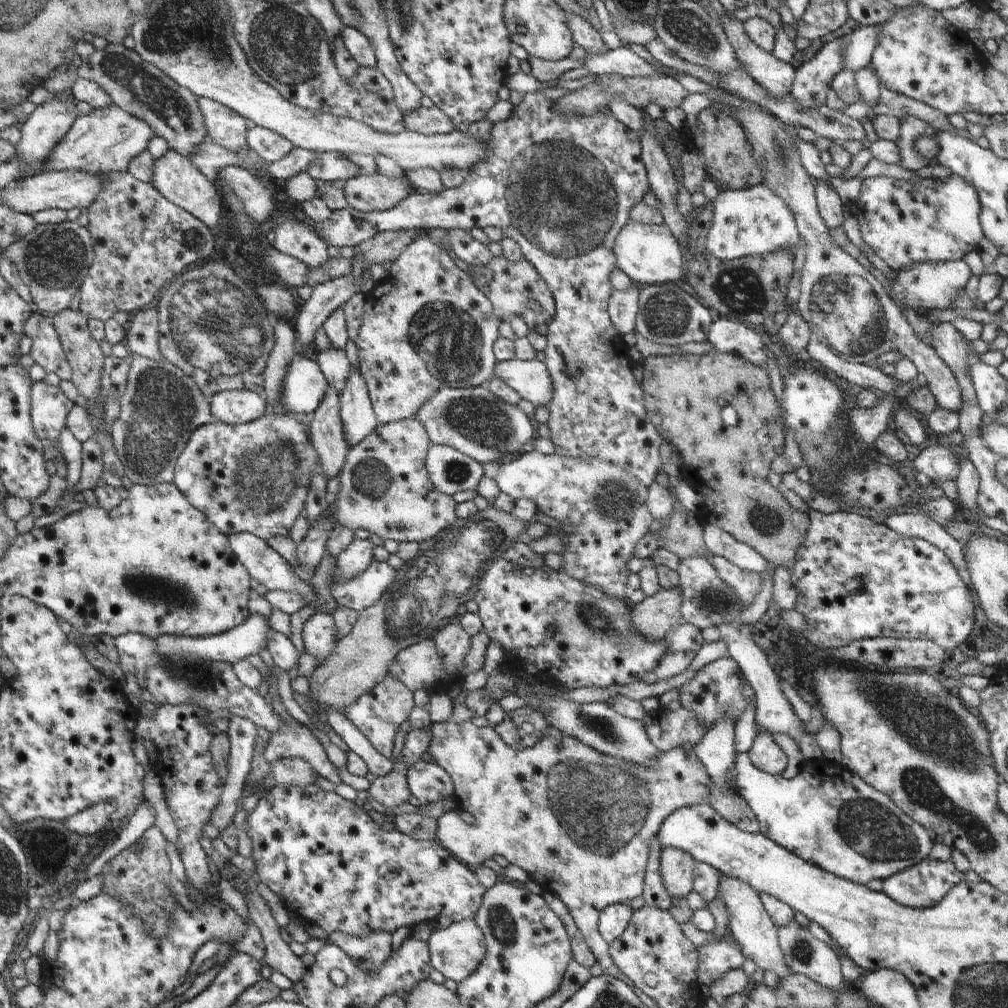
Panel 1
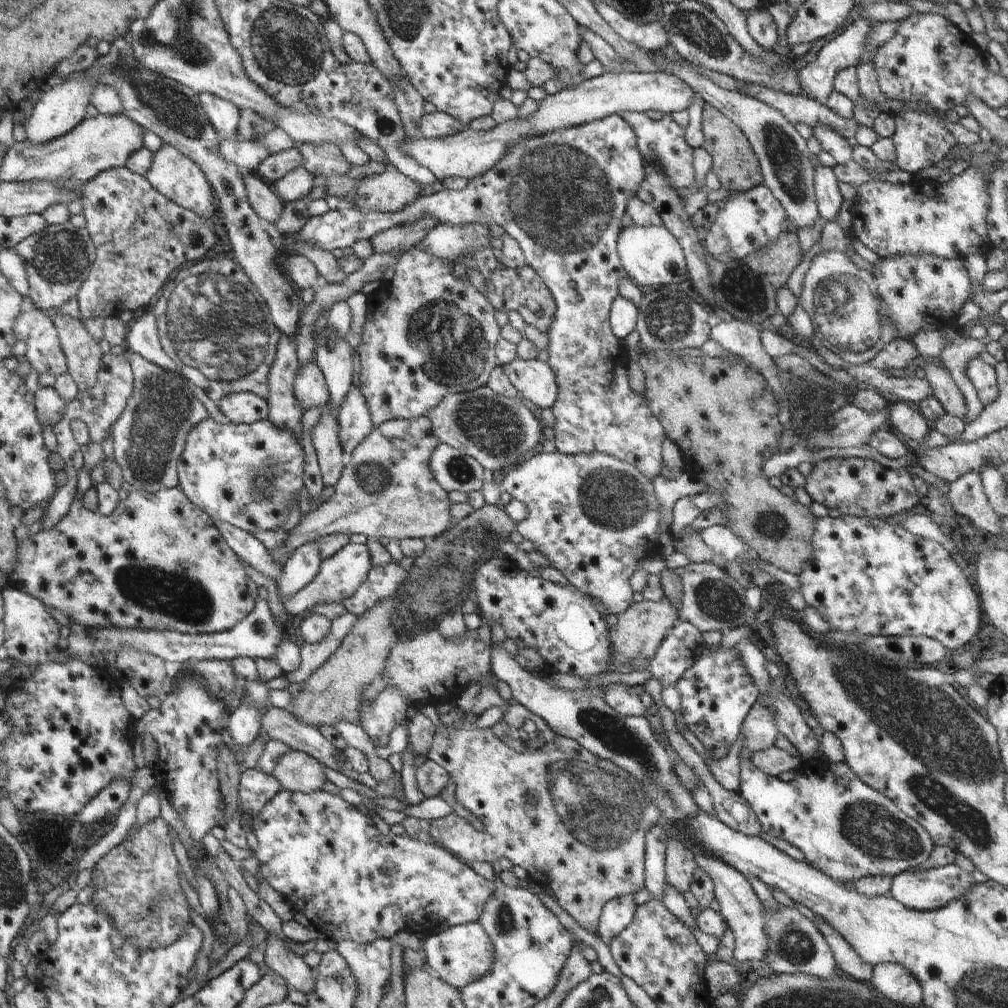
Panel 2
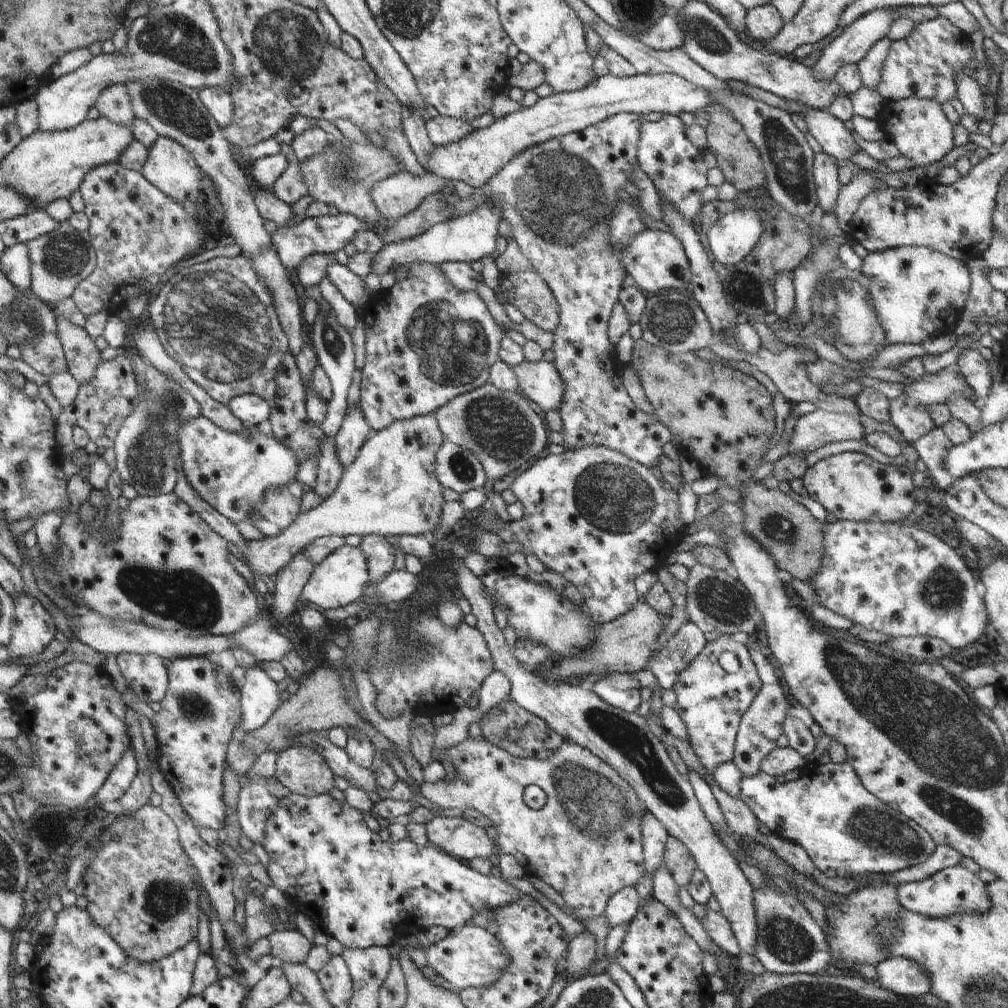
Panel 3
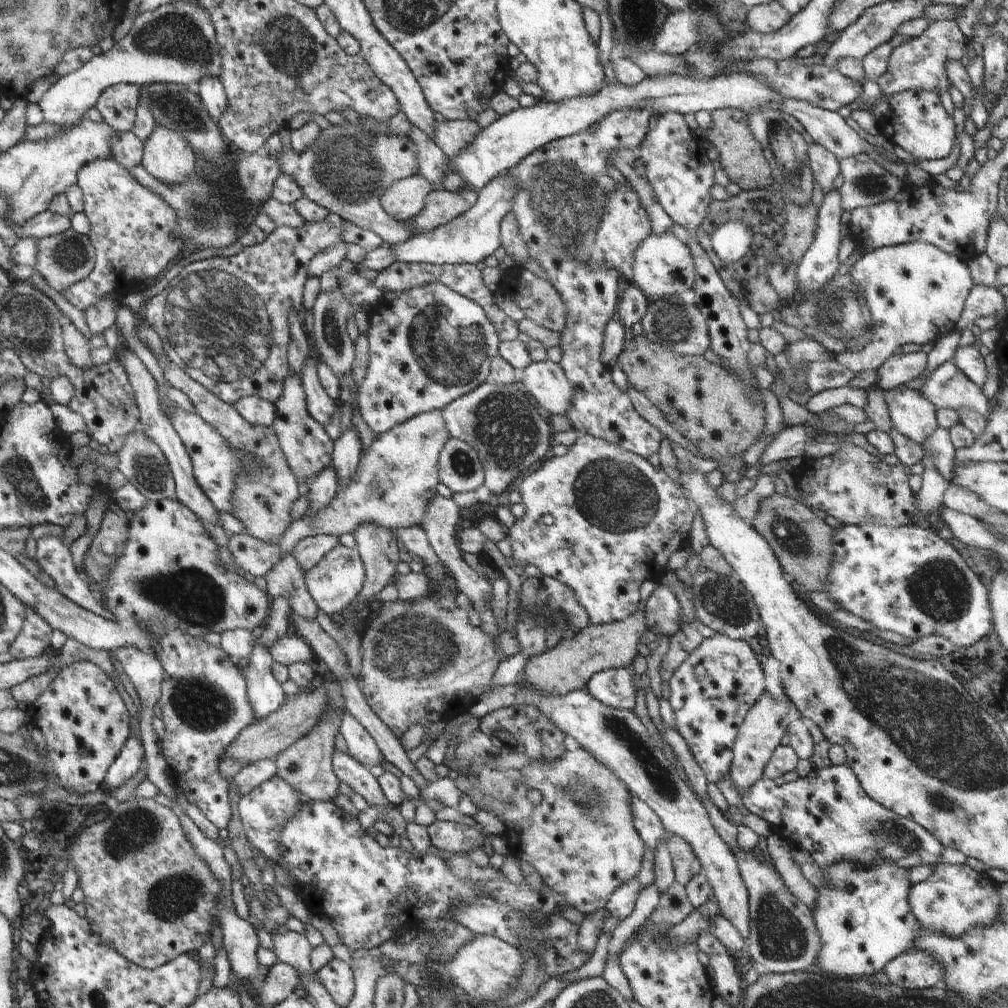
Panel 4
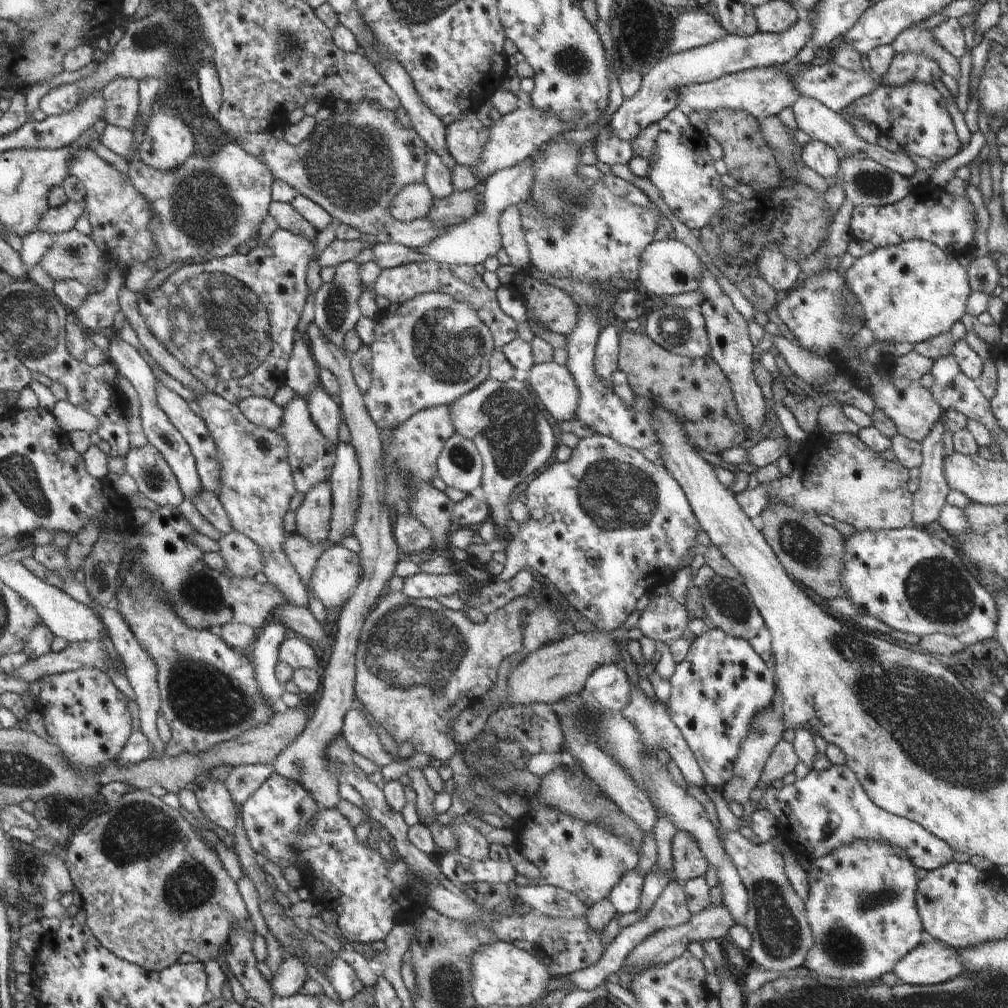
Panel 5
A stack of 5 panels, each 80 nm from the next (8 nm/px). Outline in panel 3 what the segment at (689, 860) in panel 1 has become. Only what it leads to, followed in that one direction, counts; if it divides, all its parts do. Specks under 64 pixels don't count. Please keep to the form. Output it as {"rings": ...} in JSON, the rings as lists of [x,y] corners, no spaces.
{"rings":[[[672,836],[666,840],[665,848],[664,864],[670,870],[673,882],[676,882],[678,888],[687,889],[692,880],[692,874],[697,870],[692,854],[680,840]]]}

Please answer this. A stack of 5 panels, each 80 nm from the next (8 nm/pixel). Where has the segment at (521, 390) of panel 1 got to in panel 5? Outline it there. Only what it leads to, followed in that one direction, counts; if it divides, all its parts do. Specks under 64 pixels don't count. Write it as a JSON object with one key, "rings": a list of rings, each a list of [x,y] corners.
{"rings":[[[554,361],[535,364],[527,382],[556,422],[574,420],[579,405],[579,388],[566,365]]]}

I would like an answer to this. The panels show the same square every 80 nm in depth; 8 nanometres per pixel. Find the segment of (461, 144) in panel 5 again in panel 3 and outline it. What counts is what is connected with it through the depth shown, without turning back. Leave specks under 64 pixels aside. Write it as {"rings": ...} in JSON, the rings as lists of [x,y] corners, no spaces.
{"rings":[[[441,115],[432,119],[427,118],[424,127],[430,142],[435,146],[460,142],[464,136],[473,131],[468,122]]]}

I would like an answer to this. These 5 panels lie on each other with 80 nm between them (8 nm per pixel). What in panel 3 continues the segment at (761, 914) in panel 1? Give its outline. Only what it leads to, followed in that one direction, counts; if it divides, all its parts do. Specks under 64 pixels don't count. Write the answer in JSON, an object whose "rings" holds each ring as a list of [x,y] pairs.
{"rings":[[[461,555],[450,556],[450,560],[458,576],[460,597],[468,600],[472,607],[472,614],[477,621],[476,628],[486,640],[494,670],[510,680],[512,689],[509,696],[513,702],[542,718],[564,741],[578,744],[592,752],[610,768],[614,768],[623,782],[634,788],[636,796],[644,802],[648,811],[664,826],[669,836],[680,840],[688,848],[697,869],[708,878],[713,896],[720,904],[720,914],[728,920],[734,932],[740,954],[754,955],[756,930],[759,929],[756,926],[753,887],[740,869],[739,862],[714,834],[712,824],[705,818],[689,780],[680,775],[663,743],[650,732],[646,719],[637,713],[630,714],[612,707],[589,686],[547,684],[534,670],[520,663],[495,622],[490,596],[484,584],[463,564]]]}

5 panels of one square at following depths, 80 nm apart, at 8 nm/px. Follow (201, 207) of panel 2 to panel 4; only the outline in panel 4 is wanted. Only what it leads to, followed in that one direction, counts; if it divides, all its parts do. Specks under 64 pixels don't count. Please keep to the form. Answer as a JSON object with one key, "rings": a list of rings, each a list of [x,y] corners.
{"rings":[[[156,123],[148,138],[143,140],[143,157],[141,165],[159,181],[165,184],[177,185],[185,181],[192,171],[196,171],[196,163],[193,148],[178,131],[166,128]]]}

